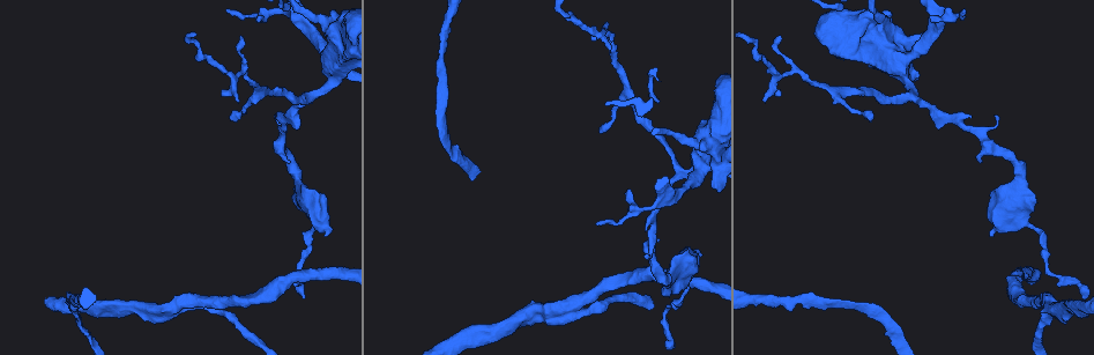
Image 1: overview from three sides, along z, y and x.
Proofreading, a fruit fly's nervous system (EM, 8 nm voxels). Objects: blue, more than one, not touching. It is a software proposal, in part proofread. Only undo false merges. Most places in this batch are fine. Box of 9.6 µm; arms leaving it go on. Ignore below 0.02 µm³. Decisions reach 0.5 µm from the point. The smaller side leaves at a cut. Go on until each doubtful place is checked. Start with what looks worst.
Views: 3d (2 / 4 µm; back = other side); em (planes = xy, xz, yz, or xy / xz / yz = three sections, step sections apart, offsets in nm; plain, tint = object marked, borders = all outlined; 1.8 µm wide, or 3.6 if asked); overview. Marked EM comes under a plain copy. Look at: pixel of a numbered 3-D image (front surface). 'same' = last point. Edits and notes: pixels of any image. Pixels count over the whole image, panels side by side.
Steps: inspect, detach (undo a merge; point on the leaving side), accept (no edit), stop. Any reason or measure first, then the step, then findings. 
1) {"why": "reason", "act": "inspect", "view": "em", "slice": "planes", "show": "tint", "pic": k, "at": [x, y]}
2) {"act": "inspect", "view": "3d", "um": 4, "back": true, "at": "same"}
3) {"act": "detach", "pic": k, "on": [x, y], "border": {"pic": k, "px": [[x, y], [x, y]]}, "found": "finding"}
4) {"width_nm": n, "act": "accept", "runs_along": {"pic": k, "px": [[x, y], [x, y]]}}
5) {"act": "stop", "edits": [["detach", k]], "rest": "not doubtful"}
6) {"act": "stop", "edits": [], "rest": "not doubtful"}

{"act": "inspect", "view": "em", "slice": "yz", "step": 16, "show": "tint", "pic": 1, "at": [578, 302]}

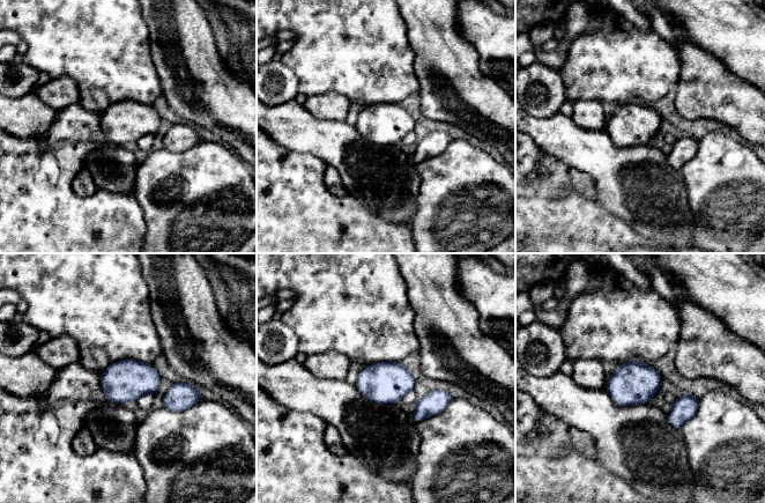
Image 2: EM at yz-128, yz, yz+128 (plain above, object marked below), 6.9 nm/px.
{"act": "inspect", "view": "em", "slice": "xy", "step": 16, "show": "tint", "at": "same"}

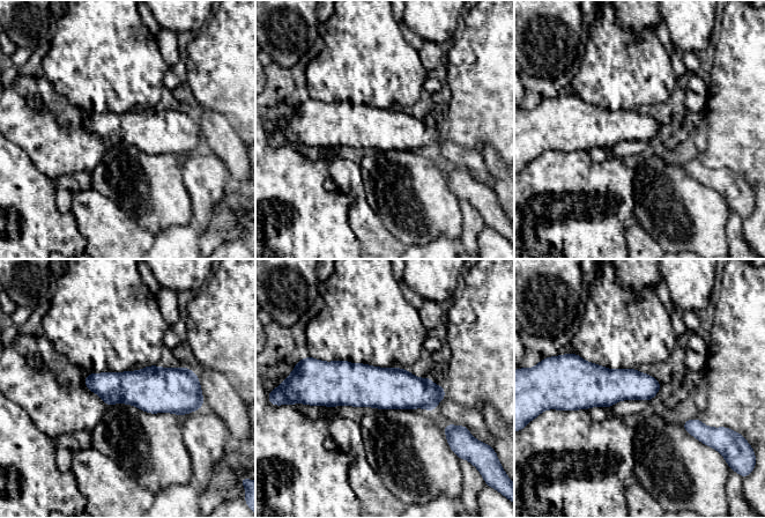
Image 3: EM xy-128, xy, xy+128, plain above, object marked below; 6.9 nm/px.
{"act": "accept", "runs_along": {"pic": 3, "px": [[316, 383], [393, 387], [442, 396]]}, "found": "all the same neuron"}

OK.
{"why": "thick turns thin", "act": "inspect", "view": "3d", "um": 4, "pic": 1, "at": [878, 20]}

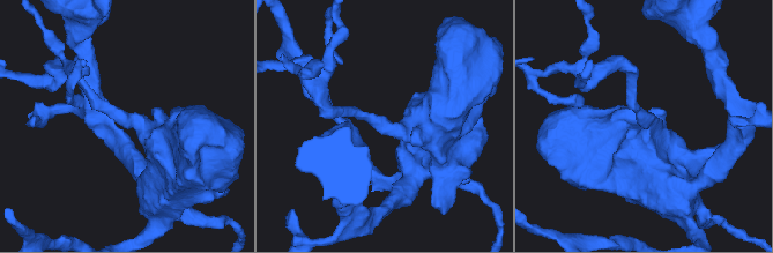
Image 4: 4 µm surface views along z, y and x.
{"act": "inspect", "view": "em", "slice": "xy", "step": 16, "show": "tint", "pic": 4, "at": [647, 122]}

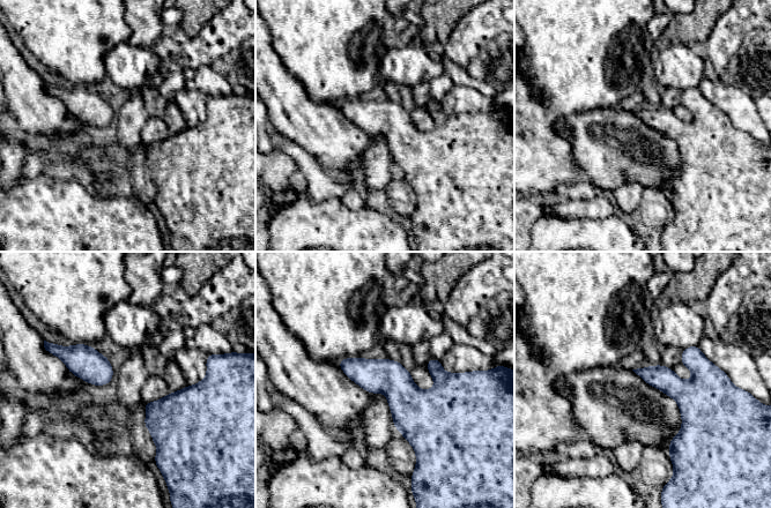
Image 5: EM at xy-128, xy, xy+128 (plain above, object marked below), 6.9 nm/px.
{"why": "another direction", "act": "inspect", "view": "em", "slice": "planes", "show": "borders", "at": "same"}

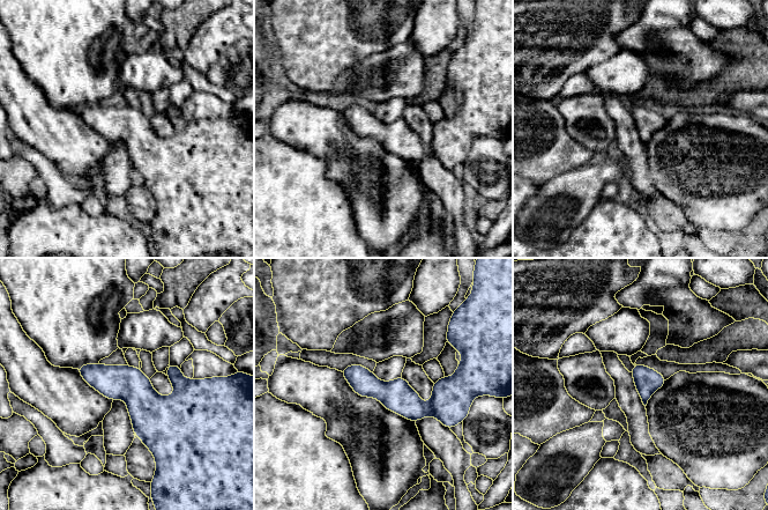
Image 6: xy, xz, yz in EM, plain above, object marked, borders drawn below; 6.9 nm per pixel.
{"act": "accept", "found": "continuous, no second neuron"}

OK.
{"why": "sudden change in width", "act": "inspect", "view": "em", "um": 3.6, "slice": "xz", "step": 16, "show": "tint", "pic": 1, "at": [904, 64]}

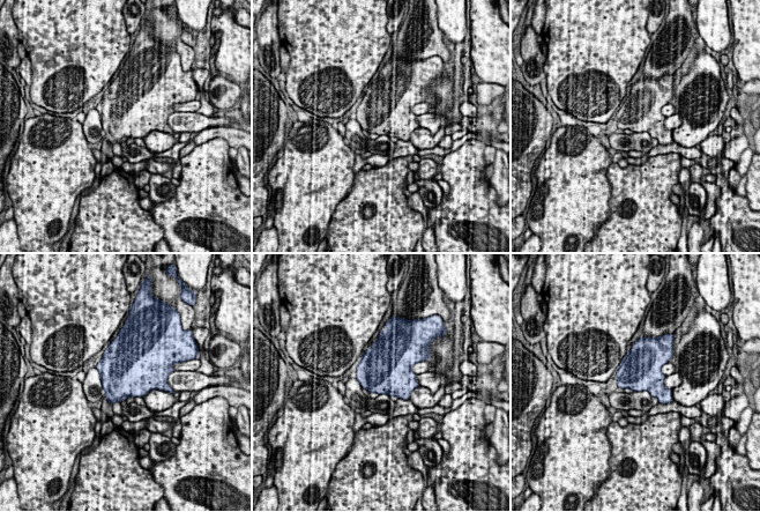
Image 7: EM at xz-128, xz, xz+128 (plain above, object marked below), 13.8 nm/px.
{"act": "inspect", "view": "em", "um": 3.6, "slice": "planes", "show": "borders", "at": "same"}

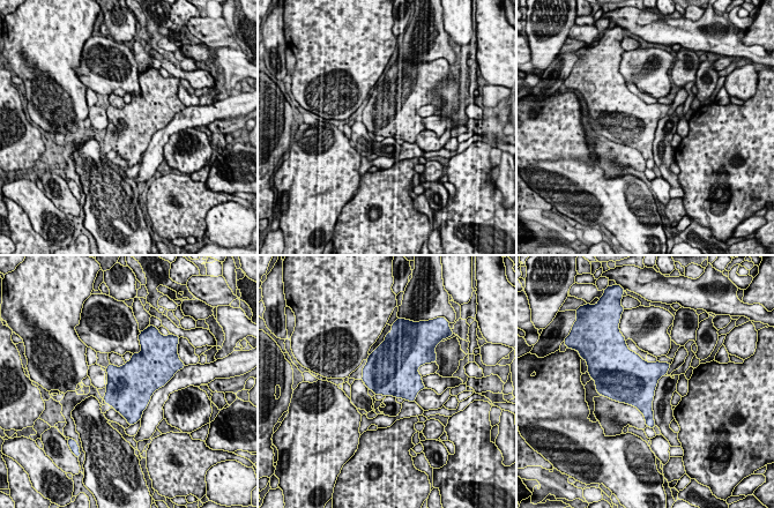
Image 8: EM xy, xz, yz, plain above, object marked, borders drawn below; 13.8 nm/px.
{"act": "accept", "found": "one neuron here"}

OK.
{"act": "stop", "edits": [], "rest": "not doubtful"}

